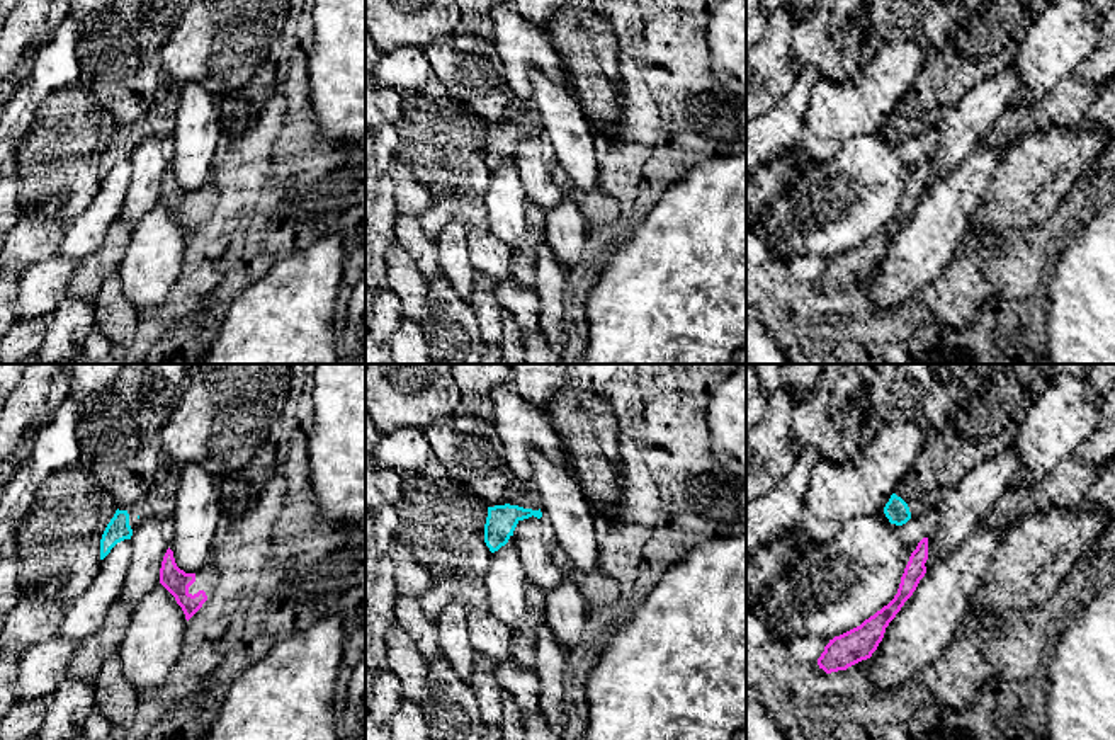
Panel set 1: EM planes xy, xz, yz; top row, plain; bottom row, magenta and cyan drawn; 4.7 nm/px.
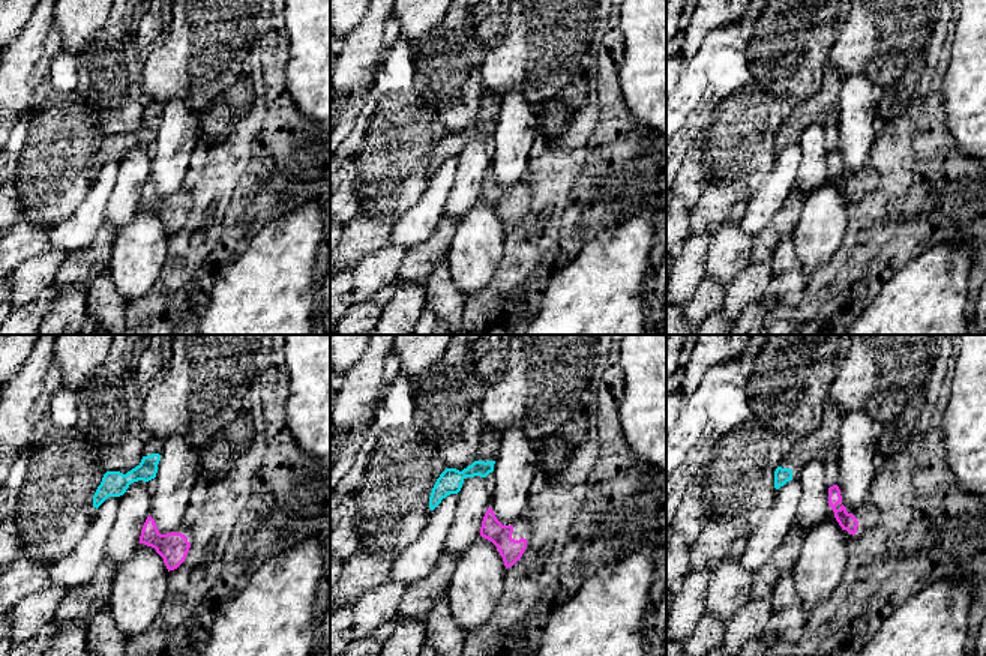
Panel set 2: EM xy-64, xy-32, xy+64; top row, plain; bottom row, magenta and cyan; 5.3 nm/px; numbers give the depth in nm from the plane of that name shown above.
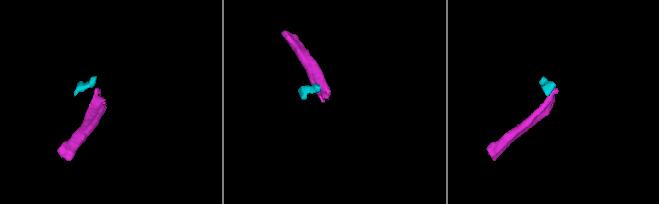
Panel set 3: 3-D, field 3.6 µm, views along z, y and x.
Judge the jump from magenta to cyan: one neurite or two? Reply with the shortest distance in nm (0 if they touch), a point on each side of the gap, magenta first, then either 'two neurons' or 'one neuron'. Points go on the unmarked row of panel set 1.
110 nm apart; from magenta across yz (923, 157), (906, 140); two neurons

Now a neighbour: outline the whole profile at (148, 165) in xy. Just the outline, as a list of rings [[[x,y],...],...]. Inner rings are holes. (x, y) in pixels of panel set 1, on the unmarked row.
[[[141,131],[133,146],[131,163],[133,174],[119,218],[134,228],[160,202],[160,187],[167,172],[161,136],[155,131]]]

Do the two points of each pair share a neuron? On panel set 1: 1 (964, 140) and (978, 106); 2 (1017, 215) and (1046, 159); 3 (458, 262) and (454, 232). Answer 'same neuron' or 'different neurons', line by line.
1: same neuron
2: same neuron
3: same neuron

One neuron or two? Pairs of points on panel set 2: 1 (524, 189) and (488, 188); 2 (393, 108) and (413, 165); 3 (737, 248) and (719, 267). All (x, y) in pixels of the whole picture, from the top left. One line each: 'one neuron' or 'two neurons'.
1: one neuron
2: one neuron
3: one neuron

